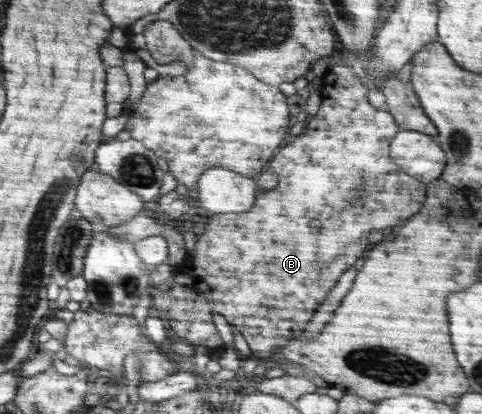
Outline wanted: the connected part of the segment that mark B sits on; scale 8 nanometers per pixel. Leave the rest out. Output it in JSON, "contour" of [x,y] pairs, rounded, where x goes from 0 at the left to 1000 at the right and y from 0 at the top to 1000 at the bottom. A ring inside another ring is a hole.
{"contour":[[[695,157],[685,167],[680,167],[664,193],[668,196],[668,210],[662,215],[662,227],[666,229],[666,256],[660,261],[660,268],[656,268],[656,273],[649,275],[649,283],[645,285],[643,295],[637,300],[639,307],[631,312],[631,321],[627,321],[627,326],[616,326],[610,341],[602,345],[602,350],[591,350],[581,355],[579,357],[581,365],[575,362],[556,394],[554,403],[562,408],[568,418],[575,418],[581,432],[581,442],[573,447],[573,457],[544,459],[535,454],[533,461],[556,461],[556,466],[535,466],[539,476],[533,476],[533,481],[539,481],[539,486],[529,488],[527,500],[531,500],[531,505],[523,505],[519,514],[510,510],[510,512],[488,514],[488,517],[442,517],[440,529],[444,529],[444,534],[440,534],[440,529],[436,529],[436,534],[429,534],[432,546],[427,548],[427,558],[423,558],[423,563],[419,563],[419,568],[411,572],[411,582],[407,582],[405,589],[407,597],[402,597],[400,618],[388,626],[386,638],[371,645],[365,671],[361,671],[363,691],[353,693],[349,703],[324,700],[324,708],[315,713],[313,756],[317,756],[322,766],[340,771],[344,783],[344,795],[351,795],[351,814],[357,814],[367,824],[394,829],[400,836],[429,831],[425,841],[432,845],[432,853],[444,853],[444,850],[463,853],[467,836],[461,833],[456,807],[450,804],[450,797],[440,780],[440,761],[444,761],[444,756],[454,756],[459,763],[465,763],[469,768],[469,775],[479,787],[488,790],[490,795],[494,795],[494,800],[498,800],[498,804],[502,804],[506,819],[510,819],[519,843],[523,845],[521,860],[525,860],[527,865],[535,865],[535,870],[560,867],[560,862],[568,862],[568,855],[573,850],[579,850],[581,838],[589,838],[593,829],[598,829],[598,824],[606,819],[606,814],[618,814],[618,809],[622,809],[622,804],[631,800],[631,790],[635,790],[635,785],[643,780],[643,771],[647,771],[647,761],[651,761],[651,746],[656,746],[656,742],[660,742],[660,737],[664,737],[664,732],[668,732],[668,727],[676,722],[676,713],[680,713],[680,708],[685,708],[685,703],[693,698],[693,688],[701,684],[701,674],[710,669],[710,659],[714,659],[718,650],[726,650],[726,645],[730,645],[730,640],[734,640],[734,635],[739,635],[739,630],[743,630],[743,626],[747,626],[747,621],[755,616],[755,606],[759,606],[759,597],[763,597],[763,563],[768,563],[768,558],[776,558],[776,553],[801,553],[805,548],[815,551],[820,543],[826,541],[834,541],[836,546],[838,541],[842,541],[842,536],[851,531],[851,527],[859,527],[859,522],[871,510],[871,502],[878,498],[880,483],[884,481],[882,461],[886,454],[886,444],[876,442],[869,432],[863,432],[853,423],[846,423],[840,413],[834,413],[832,403],[824,401],[822,394],[815,391],[815,384],[807,377],[807,355],[811,341],[817,336],[817,329],[828,319],[824,295],[815,285],[811,271],[805,271],[799,258],[790,258],[790,261],[774,258],[768,251],[768,246],[763,246],[761,229],[766,215],[749,198],[747,188],[741,188],[741,181],[737,179],[737,169],[726,159]],[[651,529],[668,539],[668,553],[660,553],[660,558],[647,558],[647,553],[643,553],[643,534],[651,534]]]}

